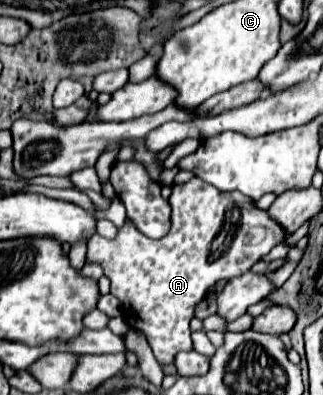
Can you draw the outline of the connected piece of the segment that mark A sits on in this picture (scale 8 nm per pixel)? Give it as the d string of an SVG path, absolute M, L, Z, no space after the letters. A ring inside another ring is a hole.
M195 177L183 185L173 185L171 193L171 229L161 239L147 239L129 219L119 229L117 239L107 241L95 235L87 245L85 263L97 263L103 267L103 275L111 281L111 293L123 305L123 317L131 329L141 331L159 363L173 363L177 351L191 351L191 331L189 321L195 317L195 307L205 299L207 291L221 279L231 279L249 271L257 261L261 261L275 245L283 243L285 233L267 211L255 209L251 199L245 199L239 191L219 193L217 187Z

